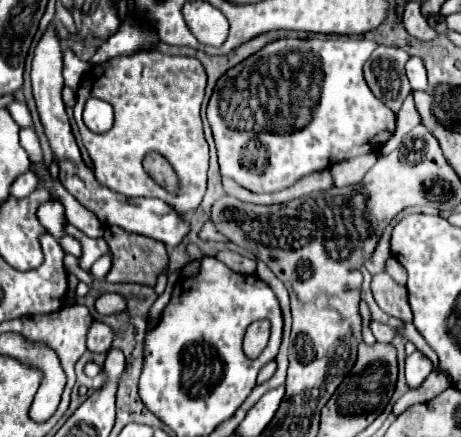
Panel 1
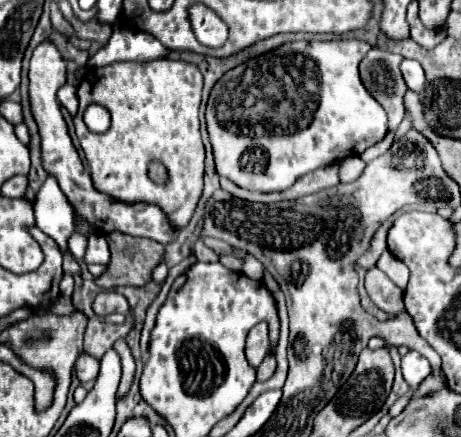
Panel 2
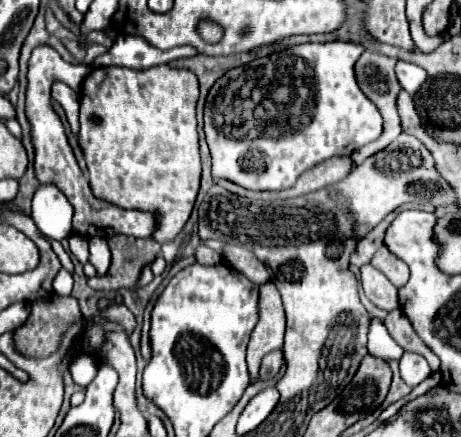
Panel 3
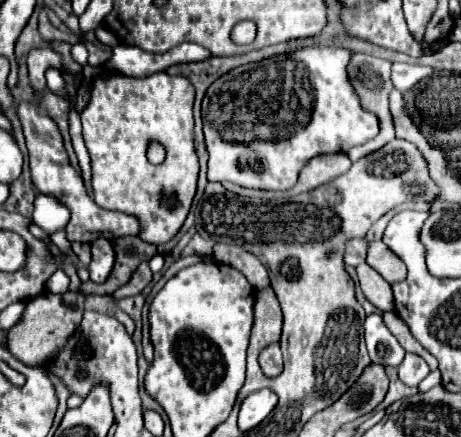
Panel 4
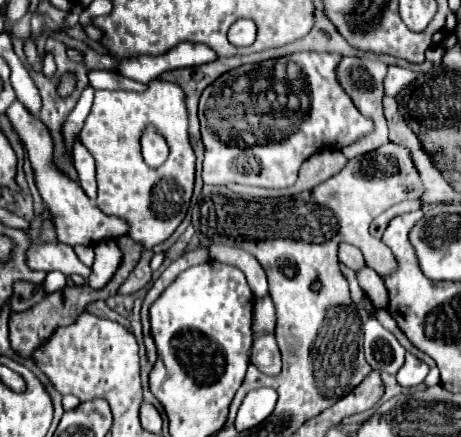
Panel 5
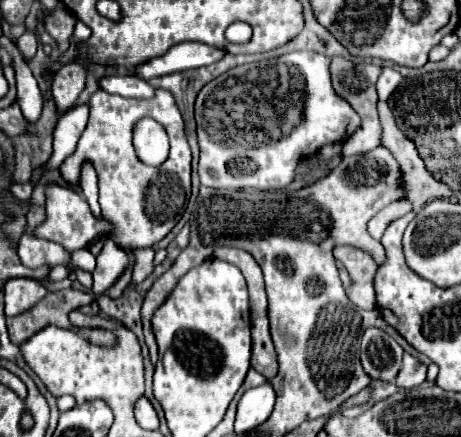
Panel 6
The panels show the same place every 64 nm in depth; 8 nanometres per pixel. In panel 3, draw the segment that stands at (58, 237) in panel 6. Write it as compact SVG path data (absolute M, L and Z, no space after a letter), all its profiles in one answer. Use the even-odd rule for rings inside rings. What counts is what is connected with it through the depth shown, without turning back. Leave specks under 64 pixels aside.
M42 44L38 48L34 48L32 56L30 56L30 68L28 68L28 94L26 94L26 116L32 124L32 142L34 142L34 148L36 148L36 160L34 160L34 168L36 168L36 178L46 184L46 182L54 182L62 192L66 192L66 198L68 202L74 206L74 234L80 234L80 236L94 236L90 232L98 232L98 234L104 234L104 238L108 236L116 236L116 234L126 234L126 236L134 236L134 238L152 238L152 232L156 230L156 216L152 216L150 212L144 212L144 210L126 210L126 208L120 208L120 206L114 206L114 204L108 204L100 198L96 198L90 190L90 184L86 180L86 176L82 174L78 162L76 162L76 156L68 144L68 138L66 138L66 132L64 132L64 126L60 122L60 116L54 112L54 102L52 102L52 84L54 82L71 83L71 85L77 85L79 87L79 93L81 91L81 85L83 84L86 76L91 72L91 67L85 64L68 64L60 58L60 54L48 46L48 44Z

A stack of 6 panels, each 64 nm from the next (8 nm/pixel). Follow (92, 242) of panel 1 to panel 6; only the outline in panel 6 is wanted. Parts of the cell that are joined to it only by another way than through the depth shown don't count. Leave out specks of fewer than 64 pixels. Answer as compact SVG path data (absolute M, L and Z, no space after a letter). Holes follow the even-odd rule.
M108 238L104 242L104 248L100 250L100 254L96 256L96 268L92 272L92 276L94 276L92 292L96 292L96 294L106 292L120 278L120 274L126 270L126 266L128 266L126 252Z

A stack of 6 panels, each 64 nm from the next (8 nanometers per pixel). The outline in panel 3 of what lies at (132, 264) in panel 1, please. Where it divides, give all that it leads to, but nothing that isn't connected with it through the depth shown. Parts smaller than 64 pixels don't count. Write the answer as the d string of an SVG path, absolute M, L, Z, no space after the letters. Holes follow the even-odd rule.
M110 236L108 244L112 252L112 264L108 272L100 278L88 280L94 290L102 292L136 286L142 268L150 266L160 252L160 244L152 238L142 240L134 236Z

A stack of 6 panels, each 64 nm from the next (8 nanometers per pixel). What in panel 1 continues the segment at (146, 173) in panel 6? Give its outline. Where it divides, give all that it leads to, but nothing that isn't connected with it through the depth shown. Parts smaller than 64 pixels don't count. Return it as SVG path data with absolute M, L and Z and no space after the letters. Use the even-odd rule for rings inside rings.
M142 50L132 56L118 56L116 60L108 60L108 64L90 68L86 74L90 84L81 84L78 88L73 114L100 184L128 198L160 198L172 204L184 216L198 208L206 192L210 160L208 142L204 138L200 120L200 104L206 88L204 76L206 74L200 60L166 56L158 50ZM90 97L102 98L114 106L114 126L108 132L96 134L84 124L82 112ZM150 150L160 152L176 170L180 178L178 194L166 192L142 168L142 160Z

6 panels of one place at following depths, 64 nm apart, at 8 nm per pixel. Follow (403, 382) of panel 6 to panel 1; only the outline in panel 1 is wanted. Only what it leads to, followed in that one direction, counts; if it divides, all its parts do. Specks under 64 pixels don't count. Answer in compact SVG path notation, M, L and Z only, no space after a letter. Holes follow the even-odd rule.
M414 352L406 358L406 380L410 388L418 388L426 376L434 370L434 364L422 354L422 352Z

